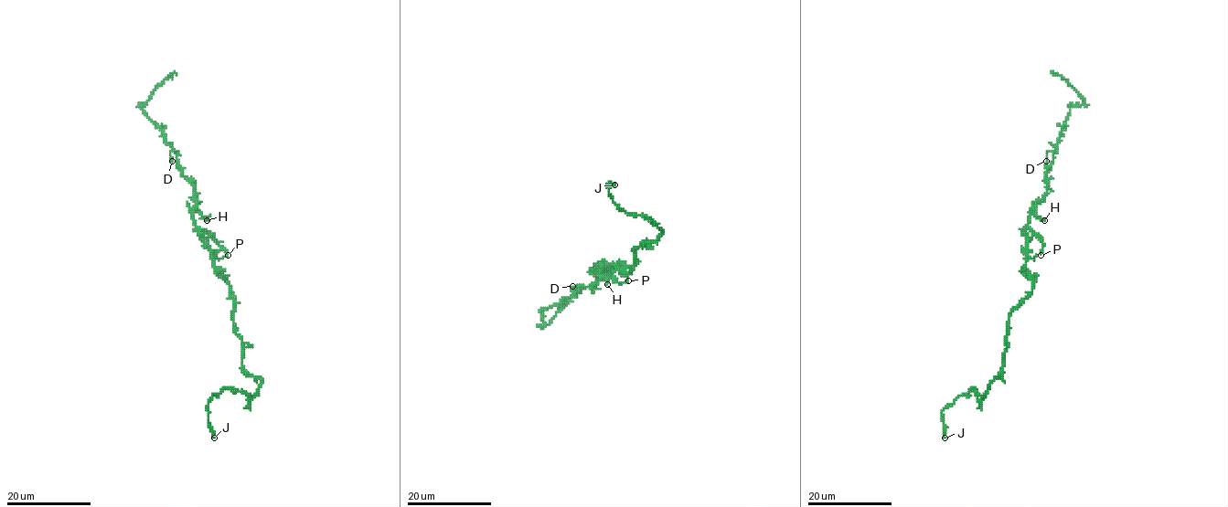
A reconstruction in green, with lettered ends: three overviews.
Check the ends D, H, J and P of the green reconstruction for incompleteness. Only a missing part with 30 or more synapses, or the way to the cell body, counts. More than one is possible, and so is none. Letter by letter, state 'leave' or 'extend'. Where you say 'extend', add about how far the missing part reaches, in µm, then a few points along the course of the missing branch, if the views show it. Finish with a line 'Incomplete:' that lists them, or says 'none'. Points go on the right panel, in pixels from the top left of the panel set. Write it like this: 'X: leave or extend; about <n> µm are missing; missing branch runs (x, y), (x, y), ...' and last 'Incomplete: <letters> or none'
D: leave
H: leave
J: leave
P: leave
Incomplete: none

